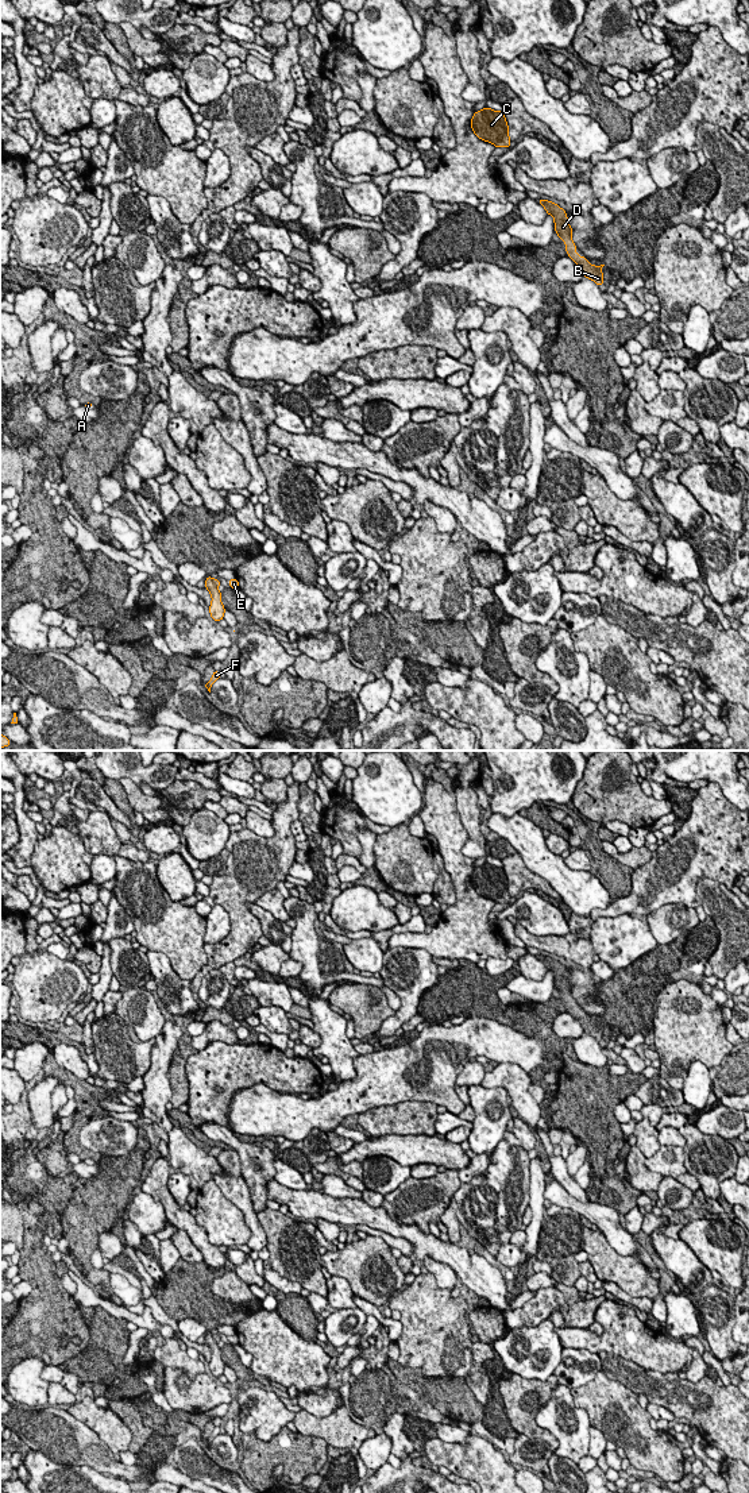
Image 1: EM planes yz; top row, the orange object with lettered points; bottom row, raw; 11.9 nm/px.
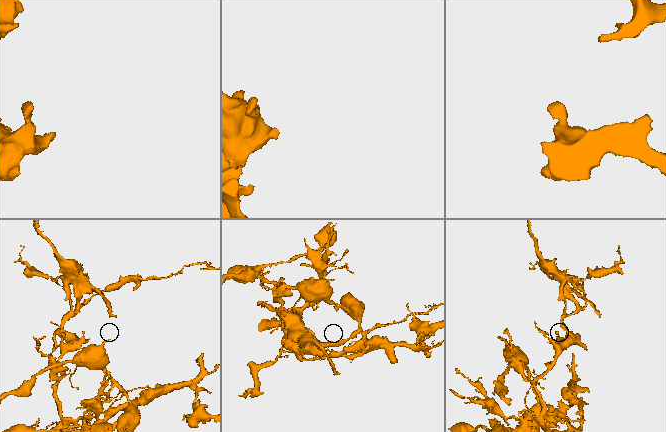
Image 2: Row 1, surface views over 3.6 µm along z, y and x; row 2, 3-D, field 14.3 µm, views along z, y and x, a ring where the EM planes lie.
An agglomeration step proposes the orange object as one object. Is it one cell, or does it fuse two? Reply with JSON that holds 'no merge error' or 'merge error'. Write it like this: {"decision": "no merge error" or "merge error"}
{"decision": "no merge error"}

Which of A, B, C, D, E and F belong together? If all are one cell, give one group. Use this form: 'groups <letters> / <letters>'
groups A B C D E F

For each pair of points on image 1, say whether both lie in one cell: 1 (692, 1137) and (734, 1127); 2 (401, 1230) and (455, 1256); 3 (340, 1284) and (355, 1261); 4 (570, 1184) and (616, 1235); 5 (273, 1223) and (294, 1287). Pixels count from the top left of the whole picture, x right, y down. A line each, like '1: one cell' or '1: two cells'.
1: two cells
2: one cell
3: two cells
4: two cells
5: two cells

